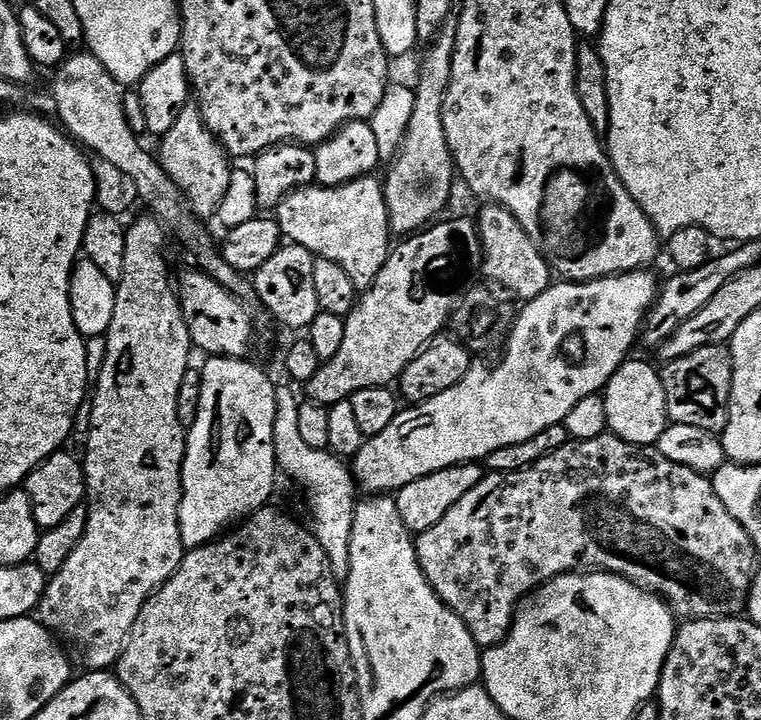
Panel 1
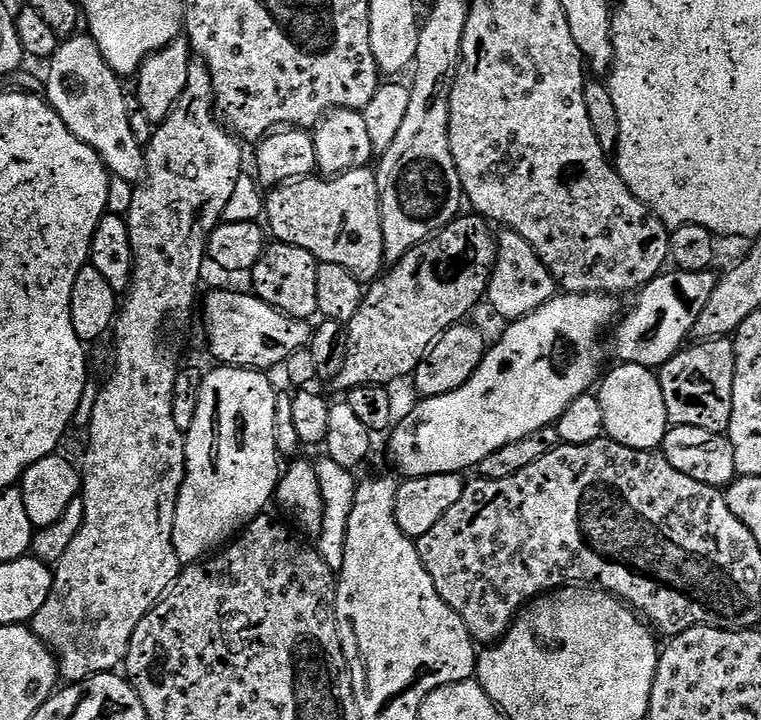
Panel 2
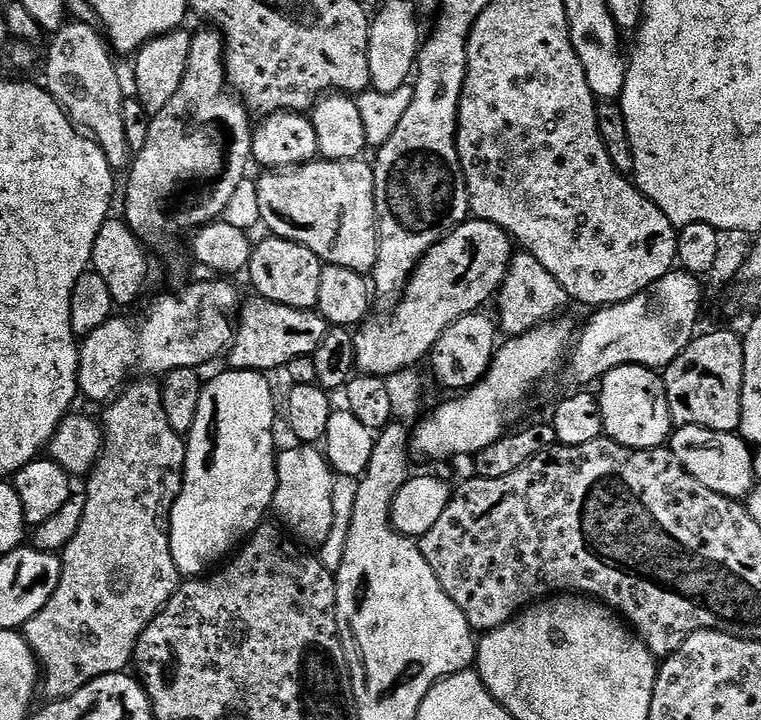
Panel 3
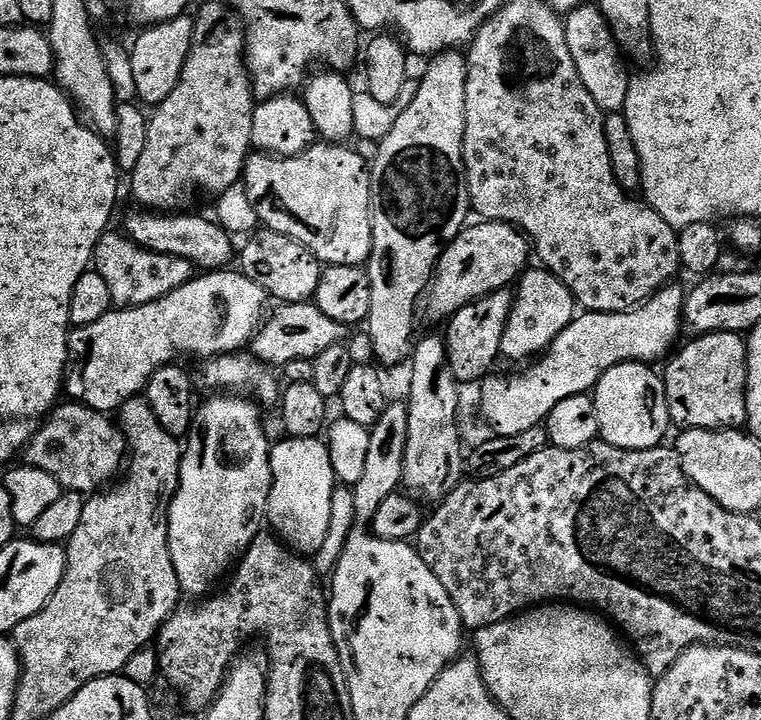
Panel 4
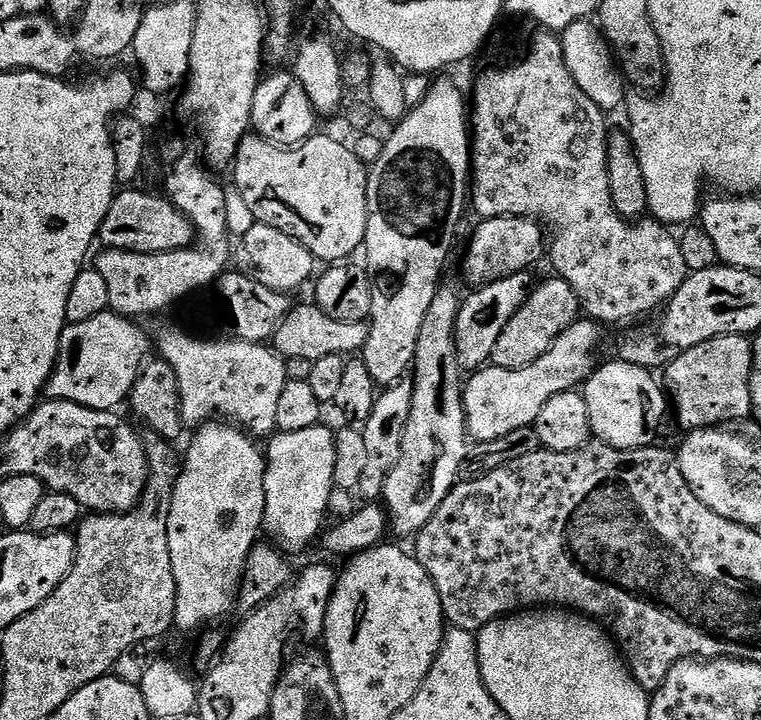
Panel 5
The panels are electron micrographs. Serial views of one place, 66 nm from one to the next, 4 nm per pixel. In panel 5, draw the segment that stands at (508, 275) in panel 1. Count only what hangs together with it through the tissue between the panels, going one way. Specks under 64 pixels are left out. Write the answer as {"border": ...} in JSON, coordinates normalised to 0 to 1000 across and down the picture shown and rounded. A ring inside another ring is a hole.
{"border":[[[735,386],[717,389],[704,400],[700,399],[694,408],[694,417],[670,442],[665,458],[660,458],[660,469],[654,469],[654,481],[649,481],[645,504],[662,511],[685,511],[696,508],[696,503],[707,503],[717,486],[739,465],[756,444],[763,443],[765,429],[754,403],[744,390]]]}

